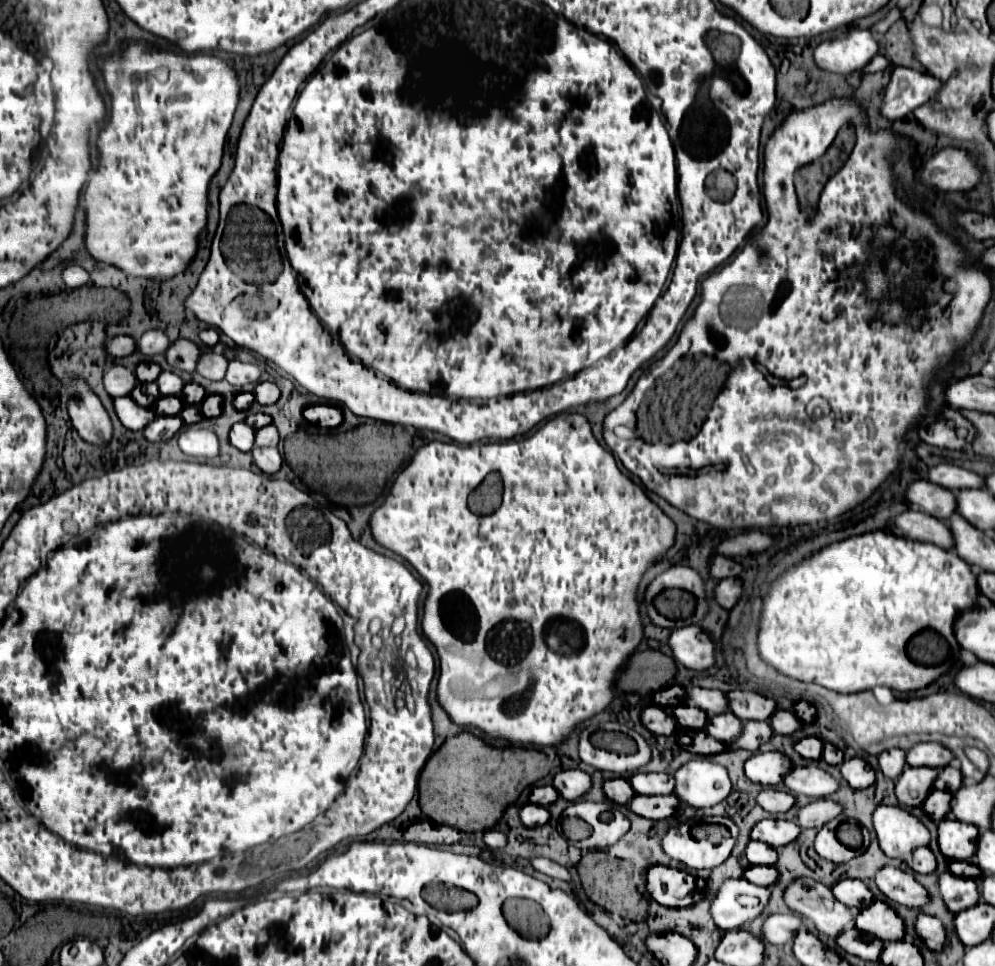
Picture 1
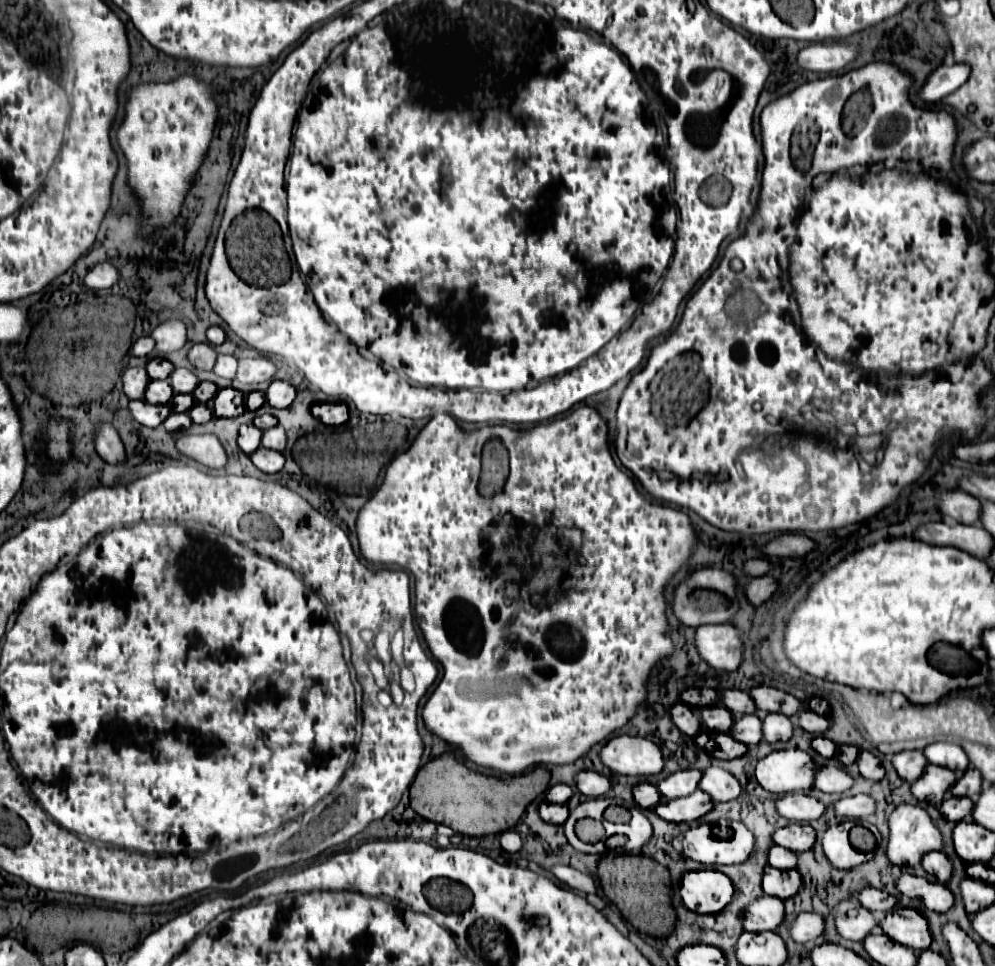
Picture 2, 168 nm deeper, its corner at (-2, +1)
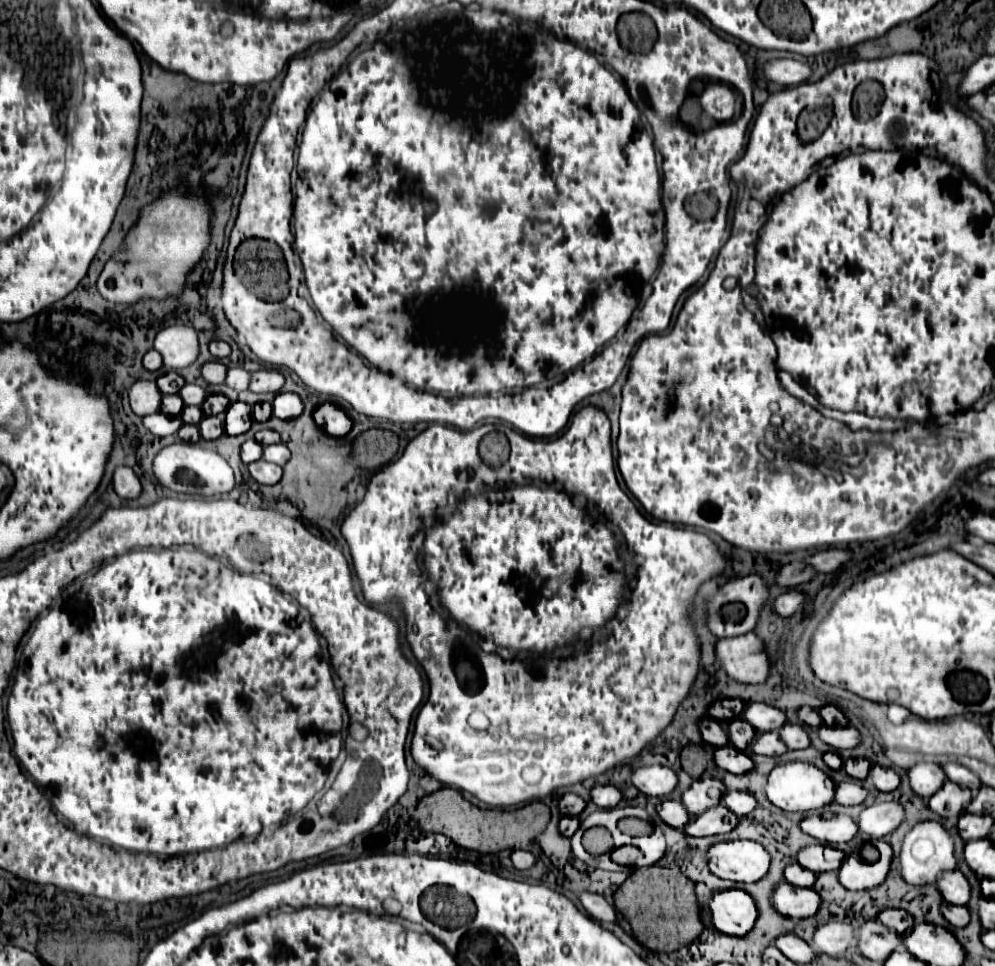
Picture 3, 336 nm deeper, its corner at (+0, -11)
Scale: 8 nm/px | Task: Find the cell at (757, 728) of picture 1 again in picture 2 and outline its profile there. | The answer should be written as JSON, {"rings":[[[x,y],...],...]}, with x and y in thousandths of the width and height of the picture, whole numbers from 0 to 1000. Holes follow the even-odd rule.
{"rings":[[[773,738],[767,744],[767,767],[771,769],[783,769],[793,767],[797,761],[797,748],[793,742],[785,738]]]}

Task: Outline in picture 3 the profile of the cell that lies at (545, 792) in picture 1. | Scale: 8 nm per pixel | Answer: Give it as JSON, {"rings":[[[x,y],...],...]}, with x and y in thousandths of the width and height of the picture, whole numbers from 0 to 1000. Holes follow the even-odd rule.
{"rings":[[[568,821],[566,825],[564,825],[564,829],[562,829],[562,837],[564,837],[564,842],[566,844],[574,844],[574,846],[580,846],[586,837],[588,837],[588,829],[582,825],[582,823],[578,823],[578,821]]]}

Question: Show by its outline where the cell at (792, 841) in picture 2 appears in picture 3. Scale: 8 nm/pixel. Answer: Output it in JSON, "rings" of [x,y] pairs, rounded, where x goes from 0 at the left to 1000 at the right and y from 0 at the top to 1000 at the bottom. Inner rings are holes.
{"rings":[[[813,875],[801,883],[801,893],[819,904],[841,902],[845,891],[849,891],[849,883],[833,875]]]}

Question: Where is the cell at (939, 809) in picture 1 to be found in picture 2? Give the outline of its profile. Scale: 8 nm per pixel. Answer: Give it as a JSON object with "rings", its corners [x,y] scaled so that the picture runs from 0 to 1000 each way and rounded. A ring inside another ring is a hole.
{"rings":[[[952,825],[944,835],[946,844],[958,852],[964,852],[970,846],[974,846],[976,837],[978,837],[978,829],[974,825]]]}

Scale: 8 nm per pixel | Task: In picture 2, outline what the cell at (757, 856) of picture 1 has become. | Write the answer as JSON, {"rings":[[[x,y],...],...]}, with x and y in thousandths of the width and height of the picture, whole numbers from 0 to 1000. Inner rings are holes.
{"rings":[[[777,875],[773,879],[771,891],[779,900],[797,900],[799,893],[801,893],[801,885],[797,881],[793,881],[793,879],[787,879],[785,875]]]}

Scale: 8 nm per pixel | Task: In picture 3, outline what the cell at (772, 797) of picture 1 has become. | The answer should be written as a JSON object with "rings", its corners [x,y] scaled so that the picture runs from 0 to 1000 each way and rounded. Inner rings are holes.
{"rings":[[[837,842],[815,844],[807,848],[803,856],[811,864],[823,869],[825,873],[853,873],[863,862],[859,848],[855,848],[853,844],[837,844]]]}

